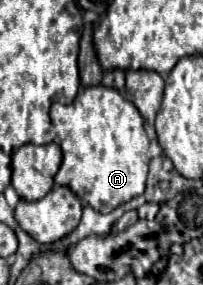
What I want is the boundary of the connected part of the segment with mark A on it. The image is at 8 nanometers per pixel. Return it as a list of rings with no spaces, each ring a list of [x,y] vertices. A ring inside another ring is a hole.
[[[106,85],[84,87],[70,105],[52,103],[50,119],[58,133],[58,143],[62,147],[62,165],[56,173],[54,181],[60,185],[68,185],[80,199],[84,199],[92,209],[100,213],[108,213],[116,209],[120,203],[142,195],[148,177],[148,147],[150,139],[144,131],[144,117],[136,109],[134,103],[124,99],[118,89]]]

